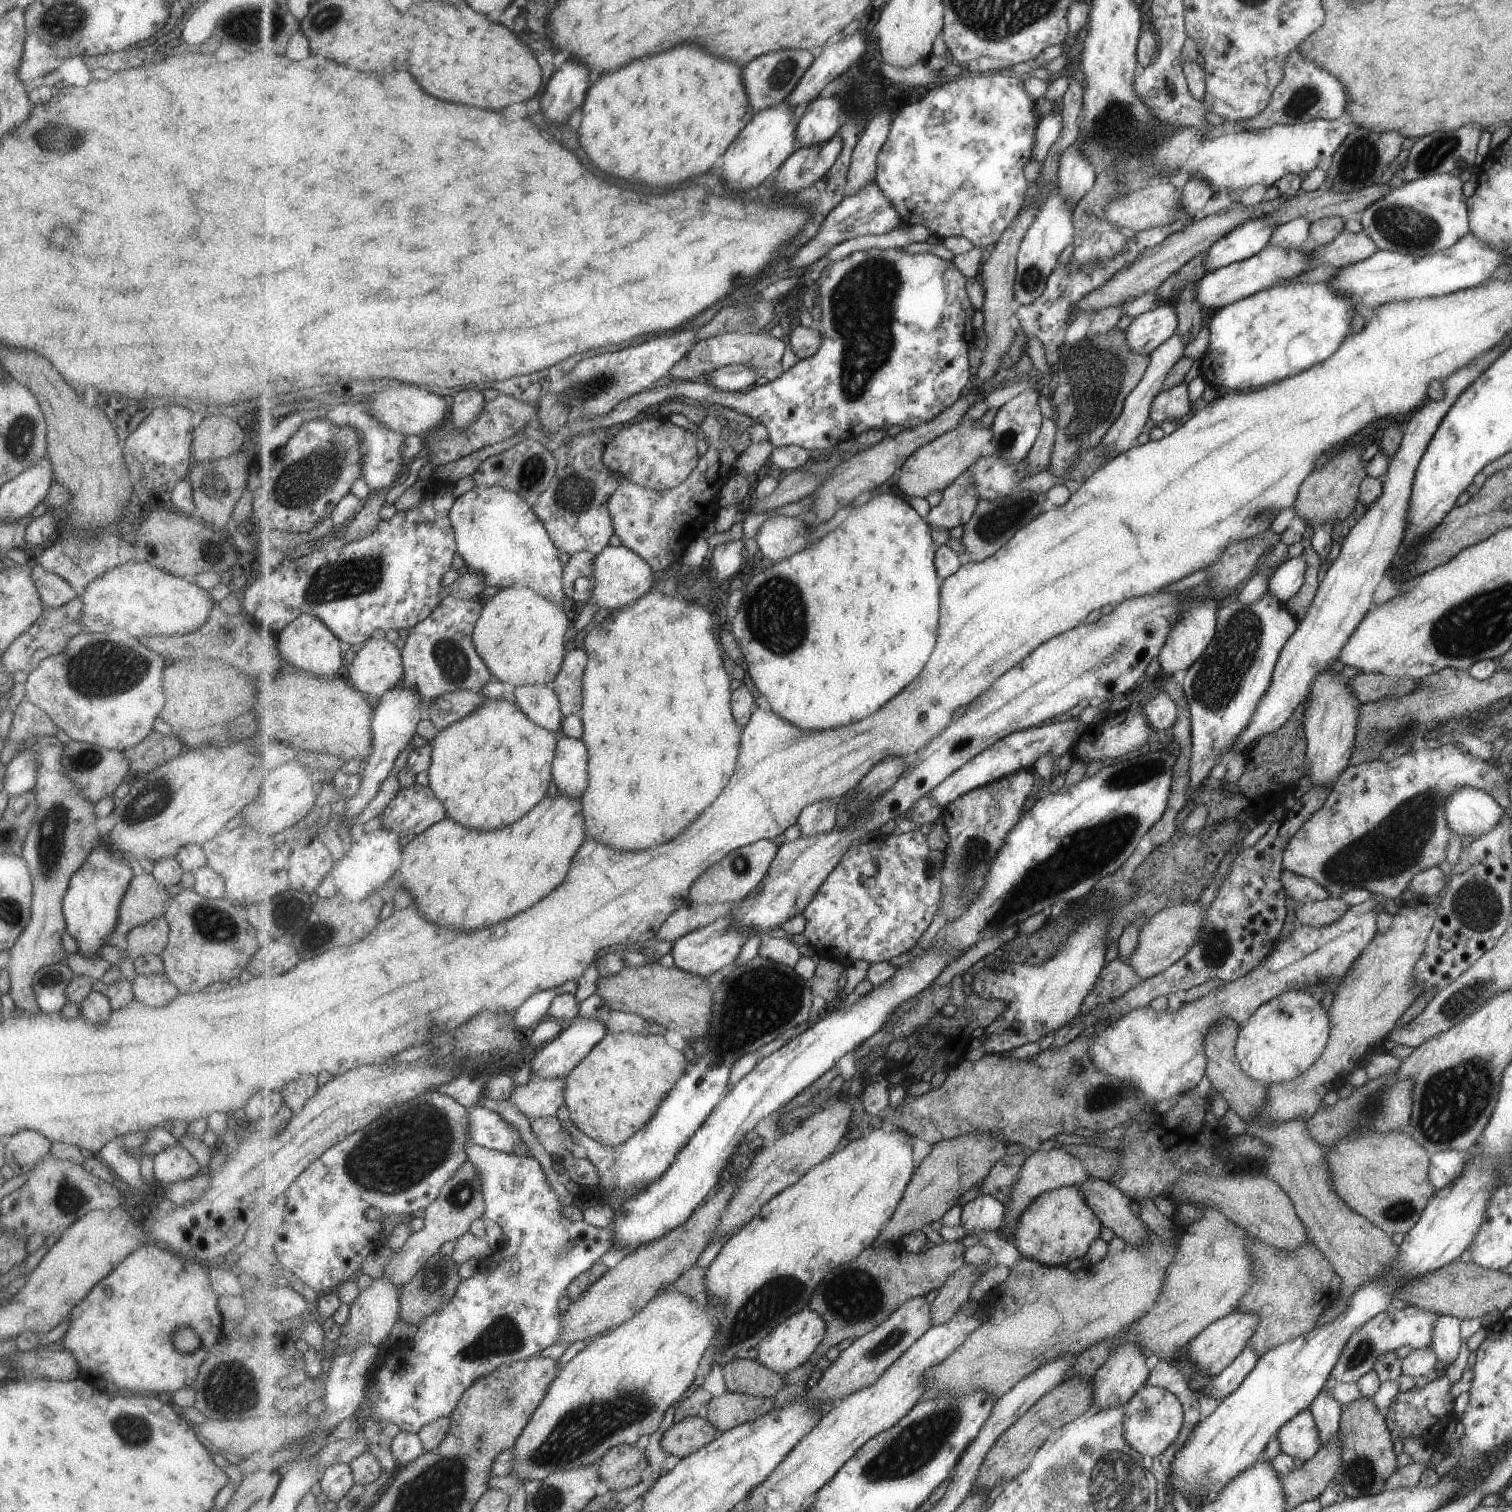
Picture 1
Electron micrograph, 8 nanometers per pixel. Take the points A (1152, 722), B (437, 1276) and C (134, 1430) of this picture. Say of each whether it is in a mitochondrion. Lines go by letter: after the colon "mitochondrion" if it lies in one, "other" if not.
A: other
B: mitochondrion
C: mitochondrion

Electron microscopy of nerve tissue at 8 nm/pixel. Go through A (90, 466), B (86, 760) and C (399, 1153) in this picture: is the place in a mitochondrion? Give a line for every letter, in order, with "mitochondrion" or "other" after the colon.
A: other
B: mitochondrion
C: mitochondrion

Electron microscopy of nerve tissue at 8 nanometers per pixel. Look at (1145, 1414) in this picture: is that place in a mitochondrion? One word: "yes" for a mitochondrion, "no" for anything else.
yes

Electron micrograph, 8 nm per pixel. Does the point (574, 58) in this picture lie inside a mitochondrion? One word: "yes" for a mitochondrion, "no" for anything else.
no

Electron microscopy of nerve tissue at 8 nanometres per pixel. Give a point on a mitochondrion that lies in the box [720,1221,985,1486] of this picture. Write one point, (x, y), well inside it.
(915, 1446)

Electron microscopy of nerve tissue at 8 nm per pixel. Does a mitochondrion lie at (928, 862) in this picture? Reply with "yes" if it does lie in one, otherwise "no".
yes

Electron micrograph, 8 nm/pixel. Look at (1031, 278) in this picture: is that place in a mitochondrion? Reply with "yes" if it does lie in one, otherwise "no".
yes

